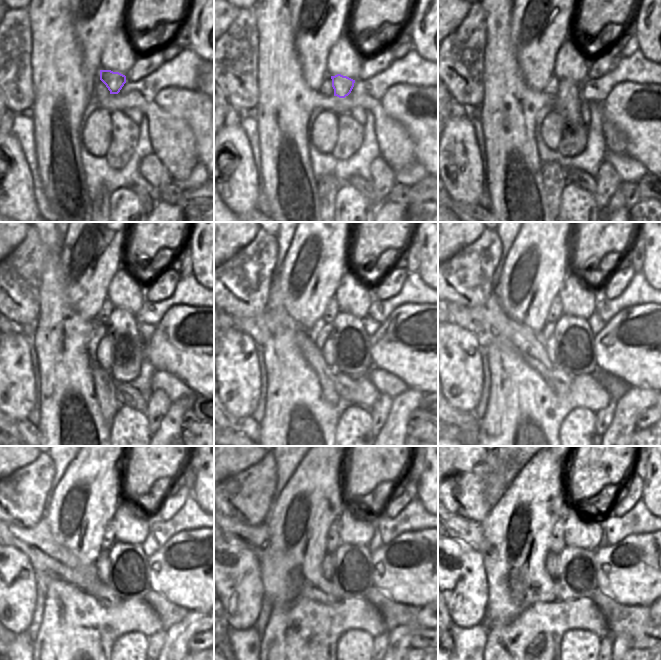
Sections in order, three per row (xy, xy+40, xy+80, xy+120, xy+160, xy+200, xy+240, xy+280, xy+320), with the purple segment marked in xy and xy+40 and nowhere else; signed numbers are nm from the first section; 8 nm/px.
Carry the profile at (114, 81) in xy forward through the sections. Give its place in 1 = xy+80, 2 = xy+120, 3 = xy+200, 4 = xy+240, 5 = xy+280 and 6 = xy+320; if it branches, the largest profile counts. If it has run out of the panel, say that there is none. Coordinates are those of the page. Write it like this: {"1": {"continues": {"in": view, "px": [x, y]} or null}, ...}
{"1": {"continues": {"in": "xy+80", "px": [567, 103]}}, "2": {"continues": {"in": "xy+120", "px": [128, 349]}}, "3": {"continues": {"in": "xy+200", "px": [575, 354]}}, "4": {"continues": {"in": "xy+240", "px": [128, 577]}}, "5": {"continues": {"in": "xy+280", "px": [352, 578]}}, "6": {"continues": {"in": "xy+320", "px": [575, 577]}}}

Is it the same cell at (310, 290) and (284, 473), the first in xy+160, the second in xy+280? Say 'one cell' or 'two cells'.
two cells

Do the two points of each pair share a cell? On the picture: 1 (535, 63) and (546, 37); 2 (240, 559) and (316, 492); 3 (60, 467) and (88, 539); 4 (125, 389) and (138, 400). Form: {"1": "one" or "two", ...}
{"1": "one", "2": "two", "3": "two", "4": "one"}

